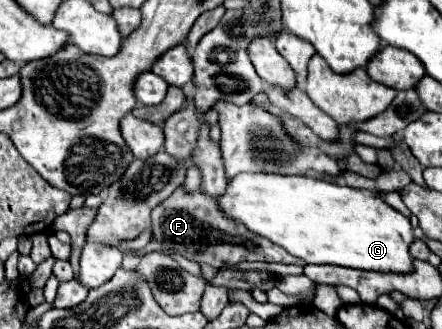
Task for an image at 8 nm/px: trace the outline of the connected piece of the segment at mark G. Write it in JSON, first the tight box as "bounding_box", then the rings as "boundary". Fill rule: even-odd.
{"bounding_box":[219,173,415,273],"boundary":[[[239,173],[235,175],[223,197],[219,197],[219,207],[227,213],[227,217],[241,221],[249,231],[267,237],[269,241],[273,241],[275,245],[281,245],[285,251],[289,251],[291,255],[303,259],[305,263],[315,263],[315,265],[339,265],[339,267],[351,267],[351,269],[361,269],[361,271],[381,271],[381,273],[411,273],[413,271],[413,255],[409,253],[409,245],[415,241],[413,235],[413,227],[409,223],[409,217],[401,215],[399,211],[395,211],[391,205],[387,205],[379,193],[375,191],[367,191],[367,189],[353,189],[347,185],[335,185],[331,181],[323,181],[323,179],[315,179],[315,177],[307,177],[307,175],[271,175],[271,173]]]}

